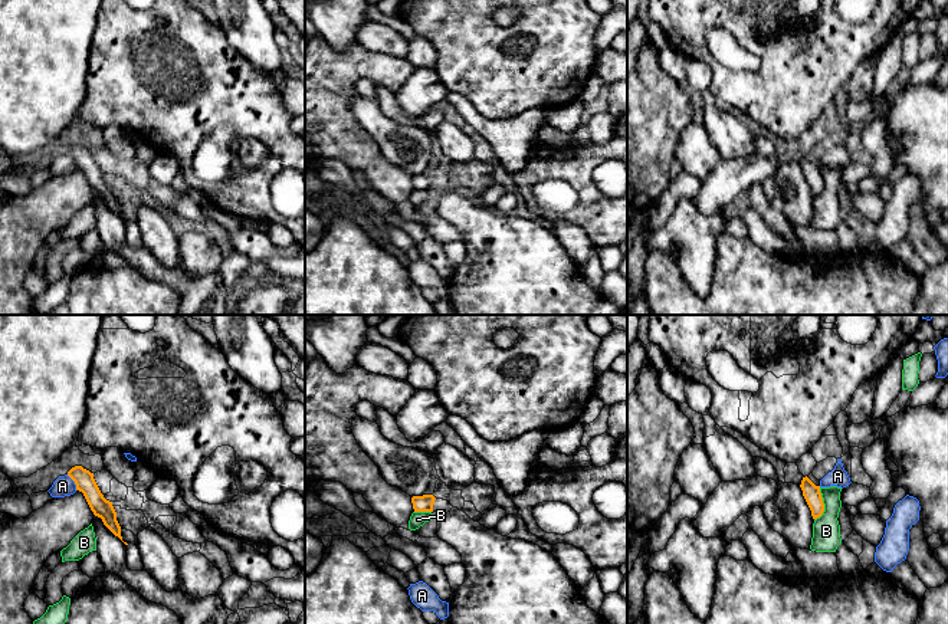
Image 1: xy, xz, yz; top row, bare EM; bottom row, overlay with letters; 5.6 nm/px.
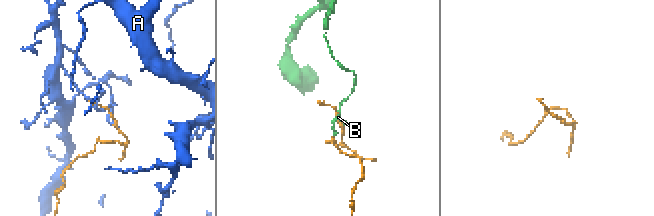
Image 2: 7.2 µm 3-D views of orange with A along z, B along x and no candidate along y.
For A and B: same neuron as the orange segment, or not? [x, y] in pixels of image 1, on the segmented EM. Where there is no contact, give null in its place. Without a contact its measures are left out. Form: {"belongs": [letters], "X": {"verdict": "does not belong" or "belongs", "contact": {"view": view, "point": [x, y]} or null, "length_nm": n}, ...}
{"belongs": [], "A": {"verdict": "does not belong", "contact": {"view": "xy", "point": [74, 480]}, "length_nm": 110}, "B": {"verdict": "does not belong", "contact": {"view": "yz", "point": [823, 505]}, "length_nm": 190}}

